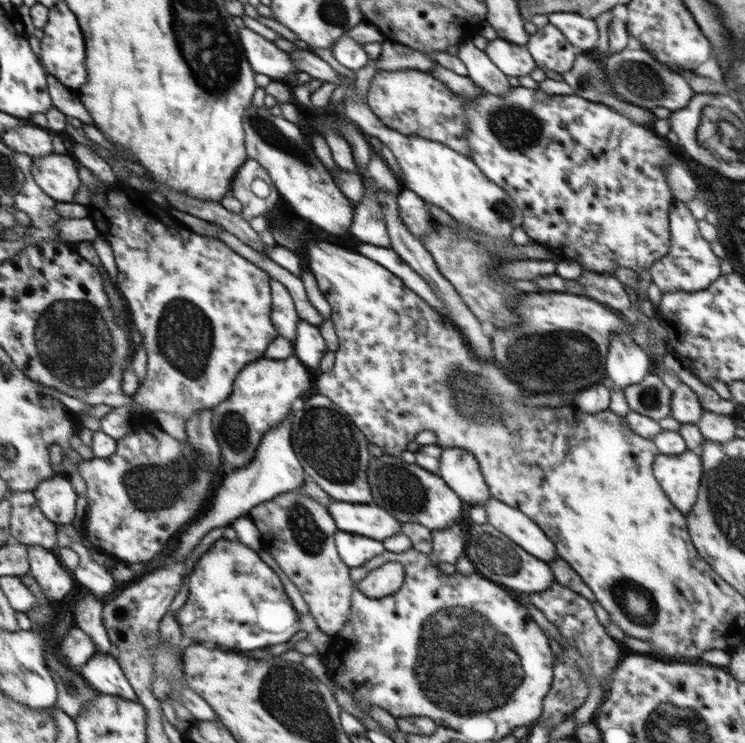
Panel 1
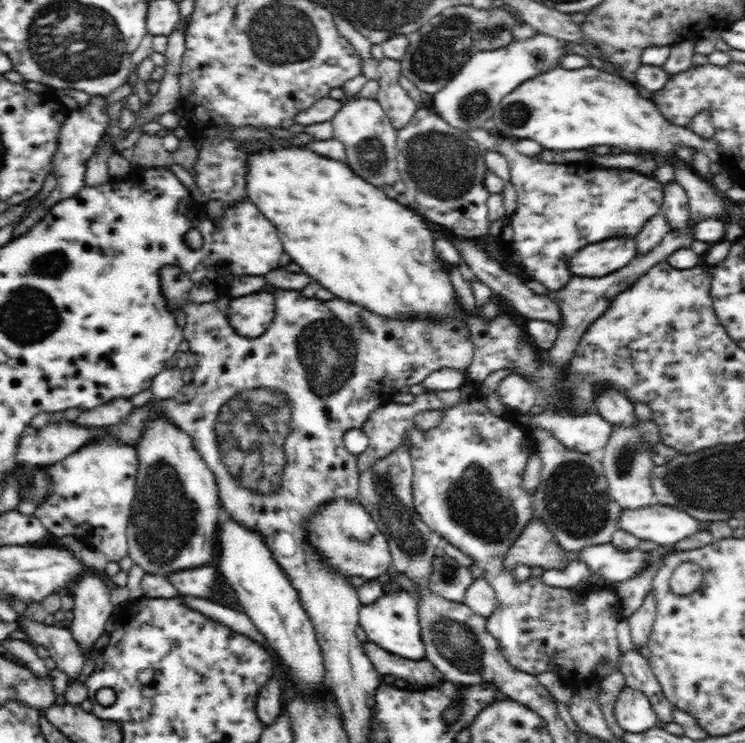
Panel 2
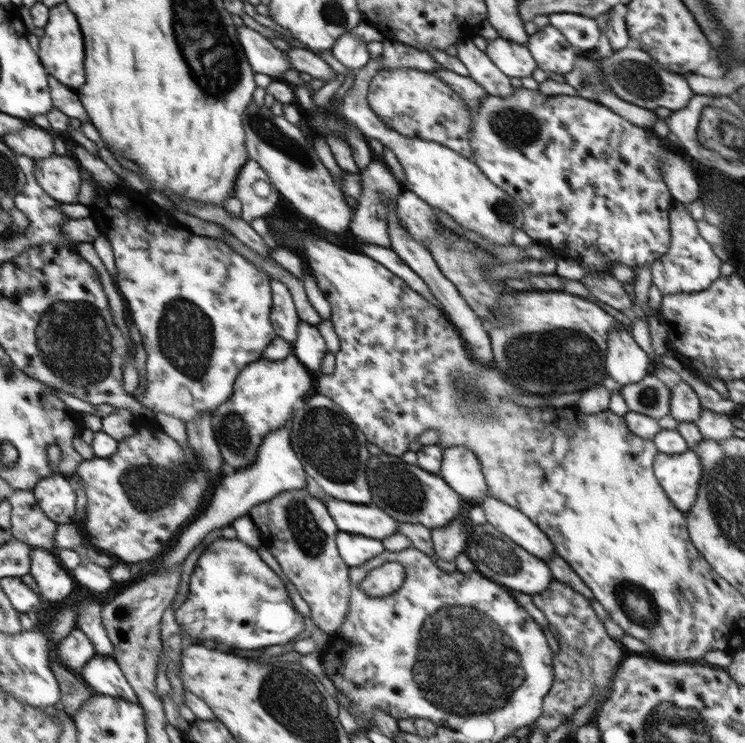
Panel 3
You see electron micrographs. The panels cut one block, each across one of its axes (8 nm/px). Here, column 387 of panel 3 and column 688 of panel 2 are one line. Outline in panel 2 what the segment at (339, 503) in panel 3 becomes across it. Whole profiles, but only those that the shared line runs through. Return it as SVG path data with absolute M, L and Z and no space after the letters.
M655 503L644 508L624 509L618 529L624 529L642 540L657 545L674 545L696 532L702 521L686 511Z

